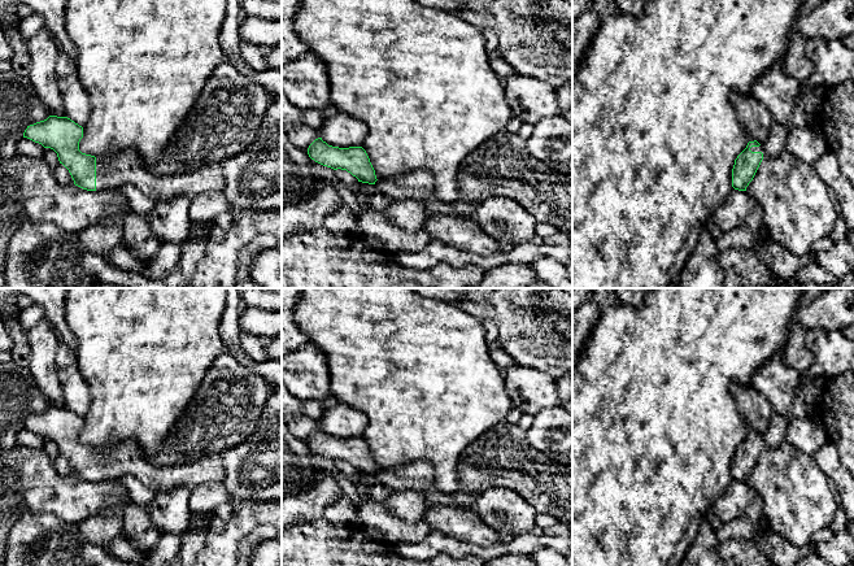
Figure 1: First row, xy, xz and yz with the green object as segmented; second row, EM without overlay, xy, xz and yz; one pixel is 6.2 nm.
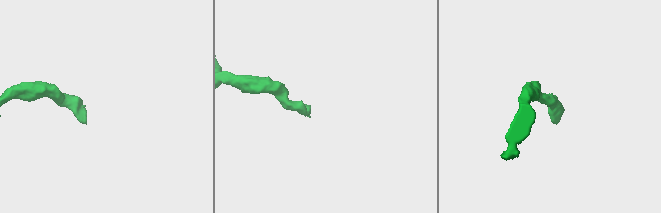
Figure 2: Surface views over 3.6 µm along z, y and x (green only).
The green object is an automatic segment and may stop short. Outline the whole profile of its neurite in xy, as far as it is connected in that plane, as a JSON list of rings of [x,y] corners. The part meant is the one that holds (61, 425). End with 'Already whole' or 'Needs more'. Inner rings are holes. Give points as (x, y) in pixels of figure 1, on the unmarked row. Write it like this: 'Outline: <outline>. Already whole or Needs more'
Outline: [[[49,406],[30,415],[23,428],[53,440],[74,475],[87,482],[114,480],[130,474],[158,493],[177,487],[192,491],[199,484],[222,483],[226,479],[219,454],[209,454],[188,463],[154,465],[143,456],[132,439],[100,448],[82,444],[79,432],[83,418],[67,408]]]. Needs more

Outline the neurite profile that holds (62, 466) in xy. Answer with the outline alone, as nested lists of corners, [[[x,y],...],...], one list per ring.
[[[58,454],[58,457],[55,460],[55,466],[56,466],[57,473],[62,478],[69,478],[74,475],[74,471],[69,461],[62,454]]]

